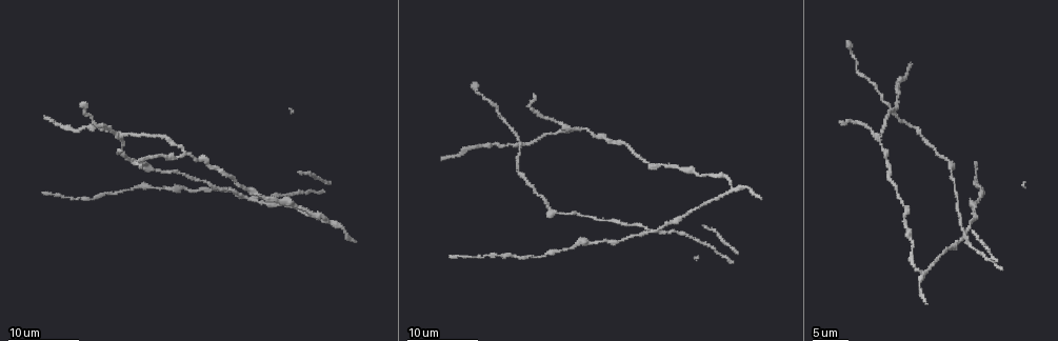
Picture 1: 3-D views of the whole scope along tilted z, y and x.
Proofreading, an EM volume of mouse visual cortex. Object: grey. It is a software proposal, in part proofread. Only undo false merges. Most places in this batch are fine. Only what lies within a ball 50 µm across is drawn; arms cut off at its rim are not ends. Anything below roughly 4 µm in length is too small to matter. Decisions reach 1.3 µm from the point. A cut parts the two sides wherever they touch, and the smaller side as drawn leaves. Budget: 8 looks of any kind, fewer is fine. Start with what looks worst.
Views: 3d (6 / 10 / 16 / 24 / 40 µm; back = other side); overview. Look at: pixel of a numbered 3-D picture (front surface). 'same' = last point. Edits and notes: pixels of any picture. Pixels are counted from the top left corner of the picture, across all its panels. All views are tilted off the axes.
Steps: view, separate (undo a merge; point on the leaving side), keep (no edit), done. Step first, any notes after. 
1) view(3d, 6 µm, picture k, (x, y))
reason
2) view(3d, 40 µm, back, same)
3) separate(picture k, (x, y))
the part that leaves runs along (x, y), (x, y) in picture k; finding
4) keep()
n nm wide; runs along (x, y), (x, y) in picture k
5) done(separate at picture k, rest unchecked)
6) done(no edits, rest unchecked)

view(3d, 24 µm, picture 1, (252, 198))
branch point

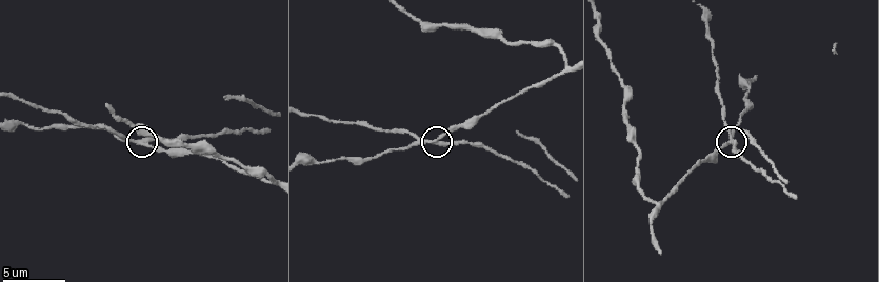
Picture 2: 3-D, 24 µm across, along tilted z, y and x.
view(3d, 10 µm, picture 2, (433, 142))
zoom in

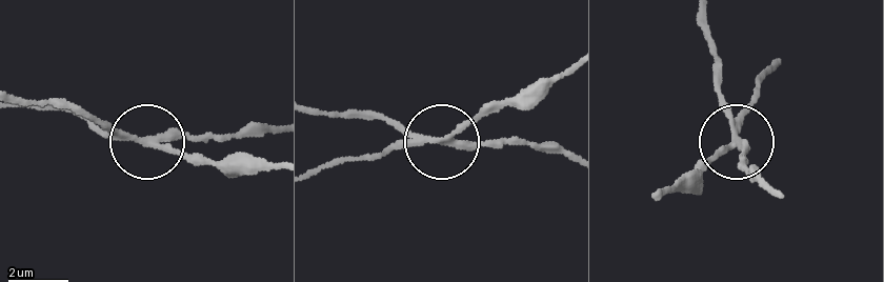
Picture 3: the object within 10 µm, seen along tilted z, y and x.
view(3d, 6 µm, picture 3, (150, 143))

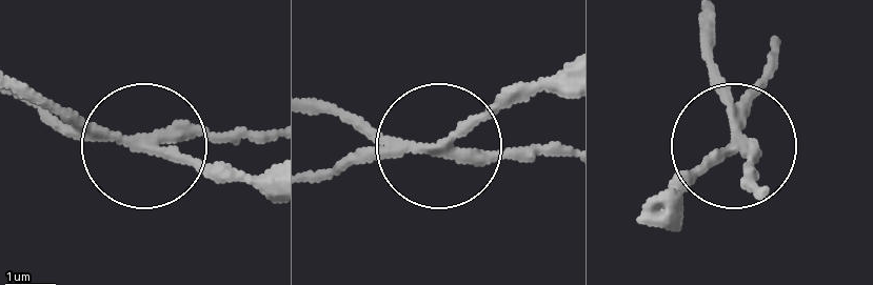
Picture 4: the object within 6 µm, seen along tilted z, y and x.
separate(picture 4, (63, 113))
side arm 29 µm; the part that leaves runs along (124, 144), (16, 92) in picture 4; a second cell is stuck on

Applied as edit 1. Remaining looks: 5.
view(overview)

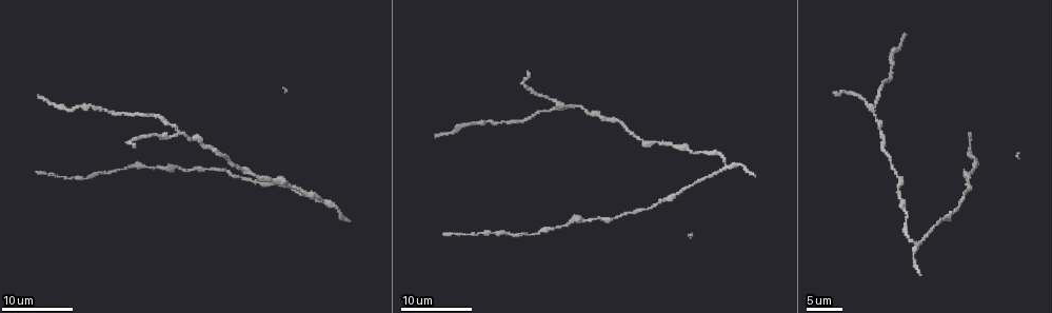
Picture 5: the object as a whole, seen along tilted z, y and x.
view(3d, 16 µm, picture 5, (176, 133))

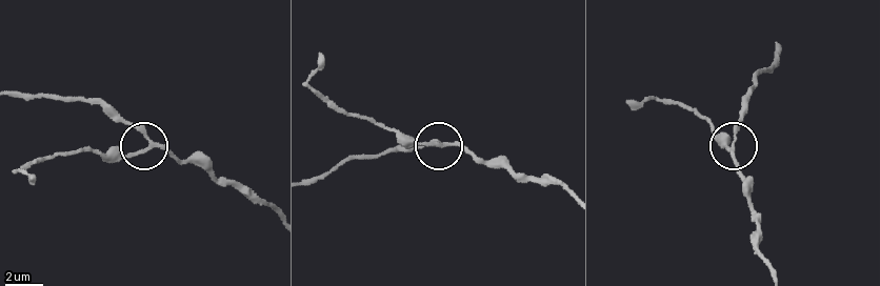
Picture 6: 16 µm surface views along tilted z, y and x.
view(3d, 6 µm, picture 6, (442, 143))

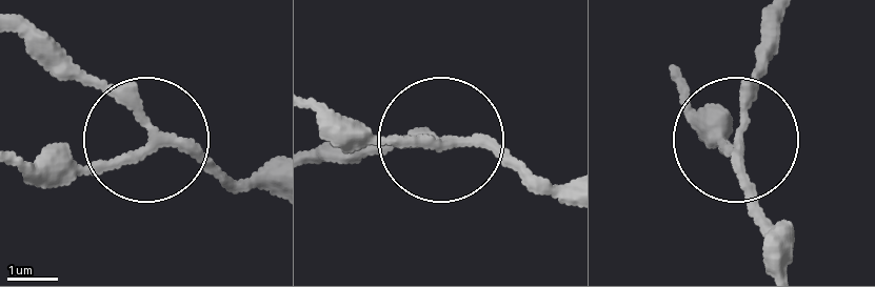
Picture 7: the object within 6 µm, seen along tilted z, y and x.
separate(picture 7, (91, 84))
3 arms; the part that leaves runs along (145, 134), (133, 111), (56, 78), (17, 40) in picture 7; two cells meet here

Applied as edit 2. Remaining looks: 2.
view(3d, 16 µm, picture 2, (567, 62))
three arms meet

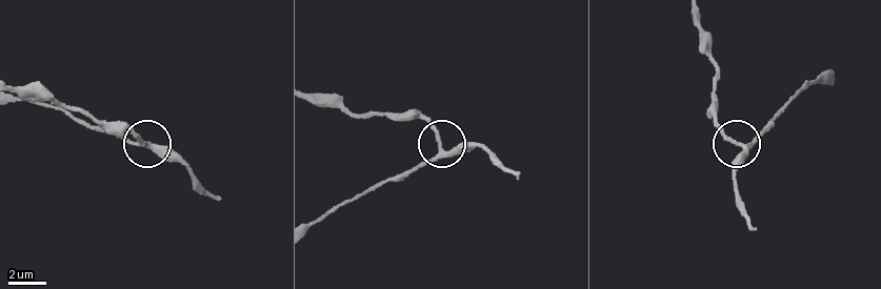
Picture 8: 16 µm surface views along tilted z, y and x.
keep()
240 nm wide; runs along (766, 126), (751, 142), (740, 143), (743, 159), (735, 187) in picture 8; all the same cell

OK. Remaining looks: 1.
view(3d, 6 µm, picture 2, (471, 30))
thin neck

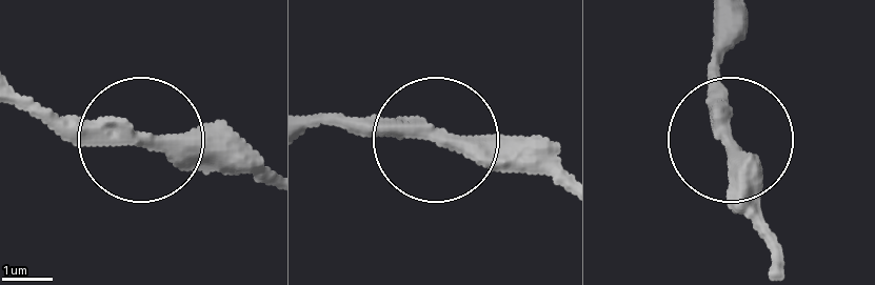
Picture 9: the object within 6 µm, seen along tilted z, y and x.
keep()
runs along (270, 182), (183, 167), (146, 143), (22, 109) in picture 9; all the same cell

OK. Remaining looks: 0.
done(separate at picture 4, separate at picture 7, rest unchecked)

